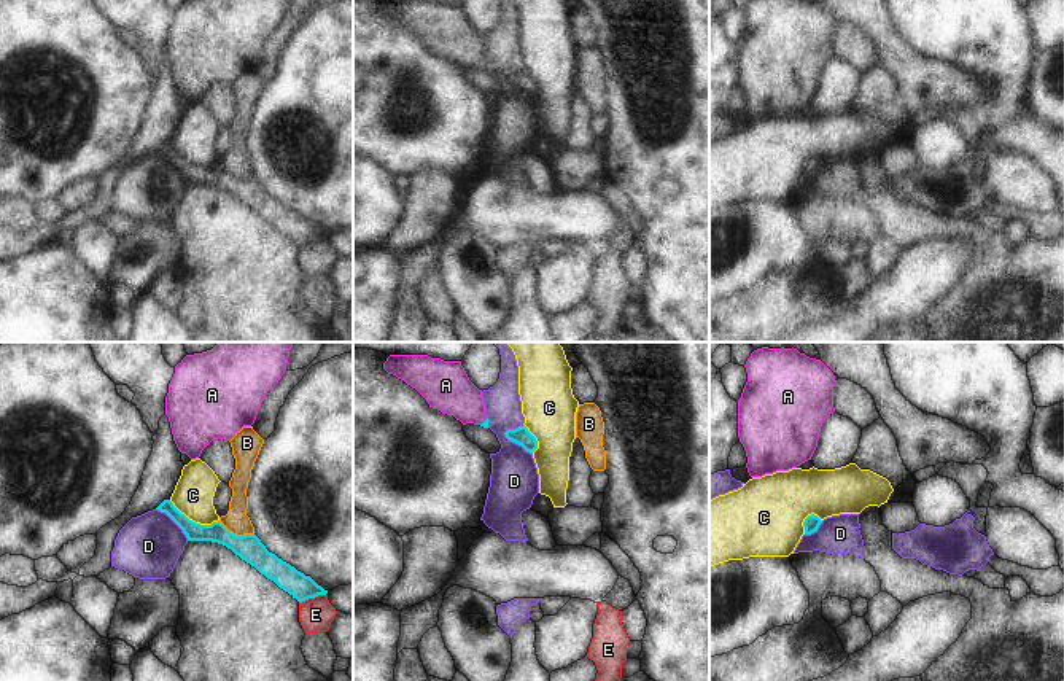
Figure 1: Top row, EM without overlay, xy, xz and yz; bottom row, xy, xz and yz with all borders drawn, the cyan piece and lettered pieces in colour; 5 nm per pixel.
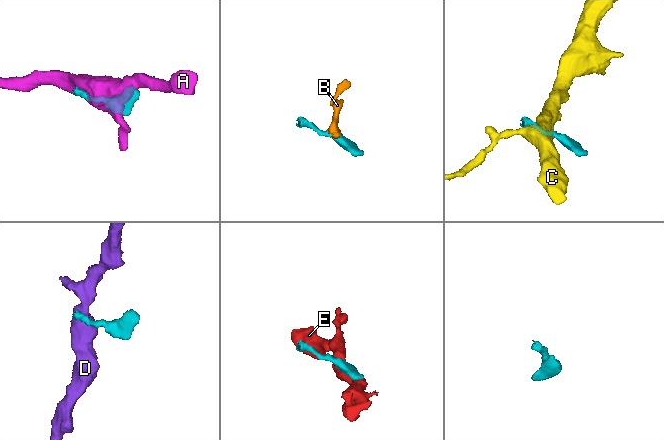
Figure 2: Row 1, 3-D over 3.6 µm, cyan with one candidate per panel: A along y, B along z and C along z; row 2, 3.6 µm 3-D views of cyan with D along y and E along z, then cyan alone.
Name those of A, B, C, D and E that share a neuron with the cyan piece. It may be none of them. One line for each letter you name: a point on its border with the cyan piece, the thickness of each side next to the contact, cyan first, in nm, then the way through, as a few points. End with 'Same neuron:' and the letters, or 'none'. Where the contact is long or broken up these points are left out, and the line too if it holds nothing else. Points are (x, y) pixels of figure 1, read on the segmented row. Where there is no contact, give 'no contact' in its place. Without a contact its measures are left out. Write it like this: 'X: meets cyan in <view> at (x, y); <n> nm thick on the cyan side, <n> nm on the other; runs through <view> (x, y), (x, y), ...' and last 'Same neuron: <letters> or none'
A: meets cyan in xz at (484, 422); 30 nm thick on the cyan side, 240 nm on the other; runs through xz (485, 424), (484, 422), (447, 389)
Same neuron: A

